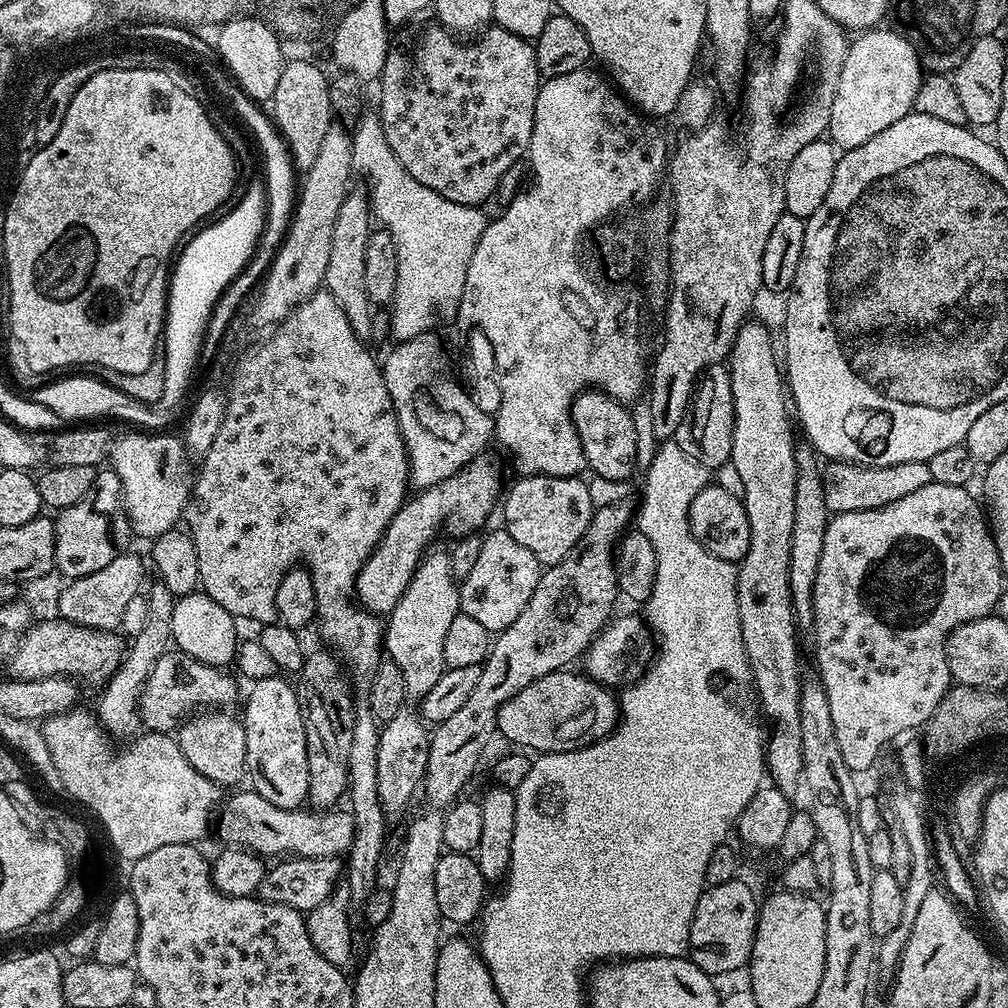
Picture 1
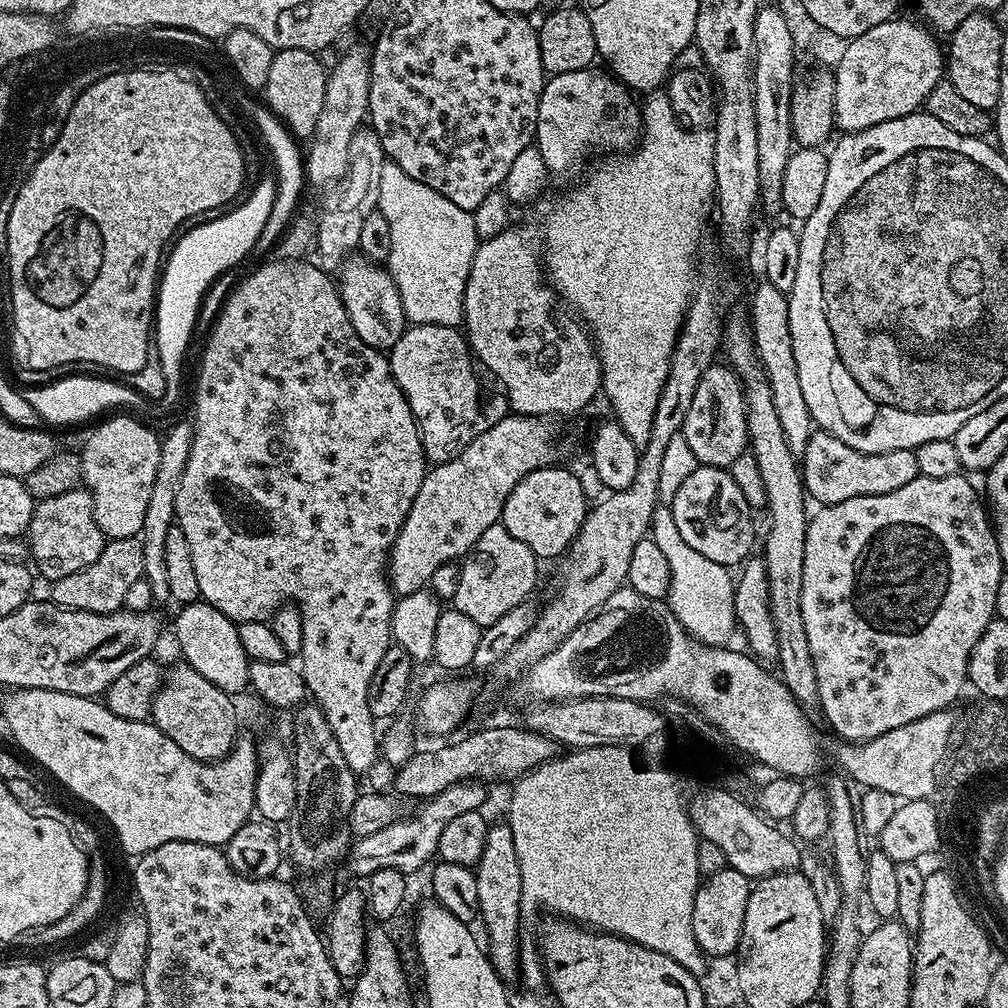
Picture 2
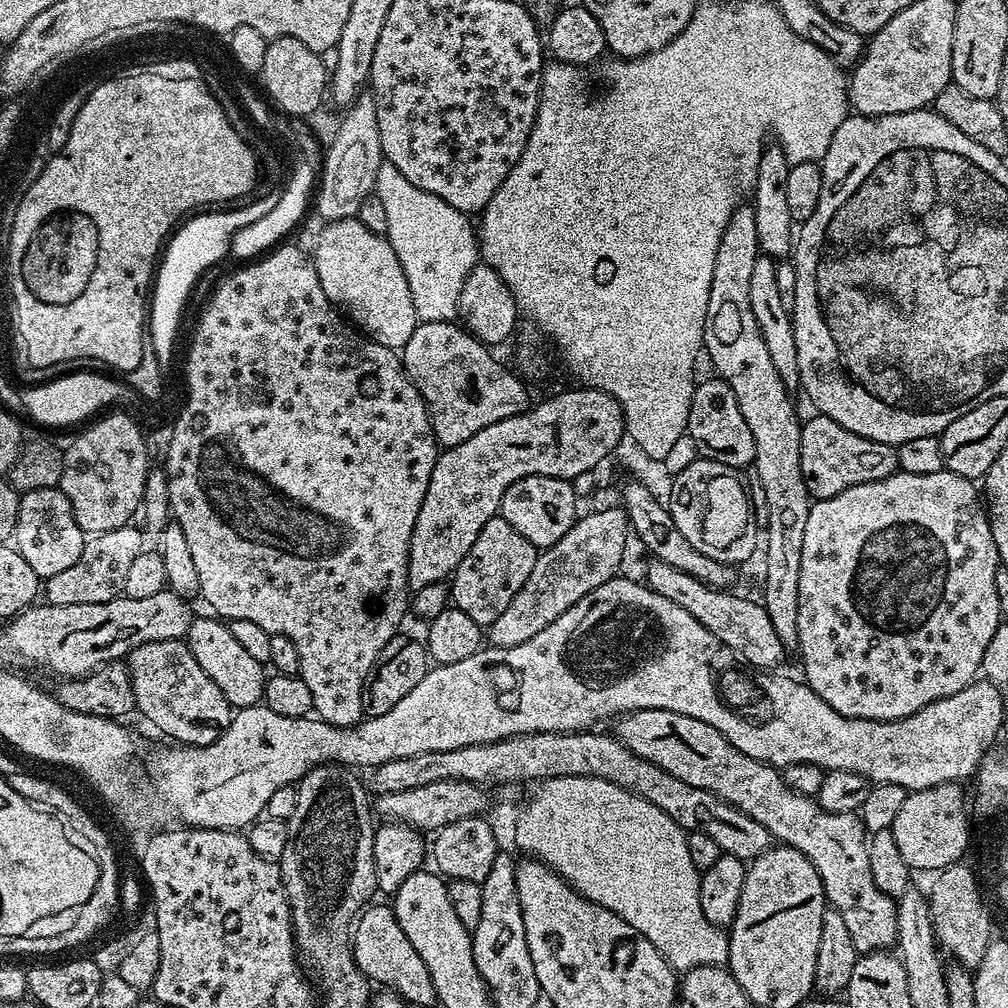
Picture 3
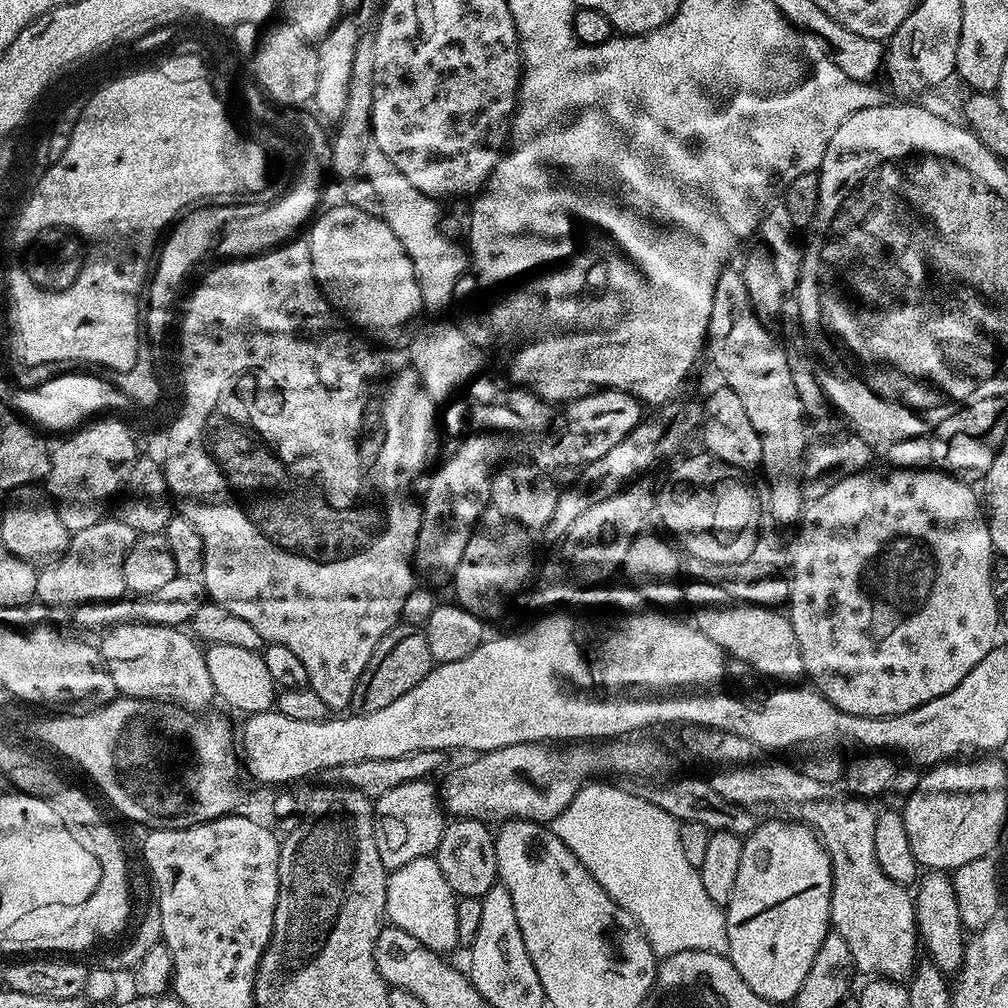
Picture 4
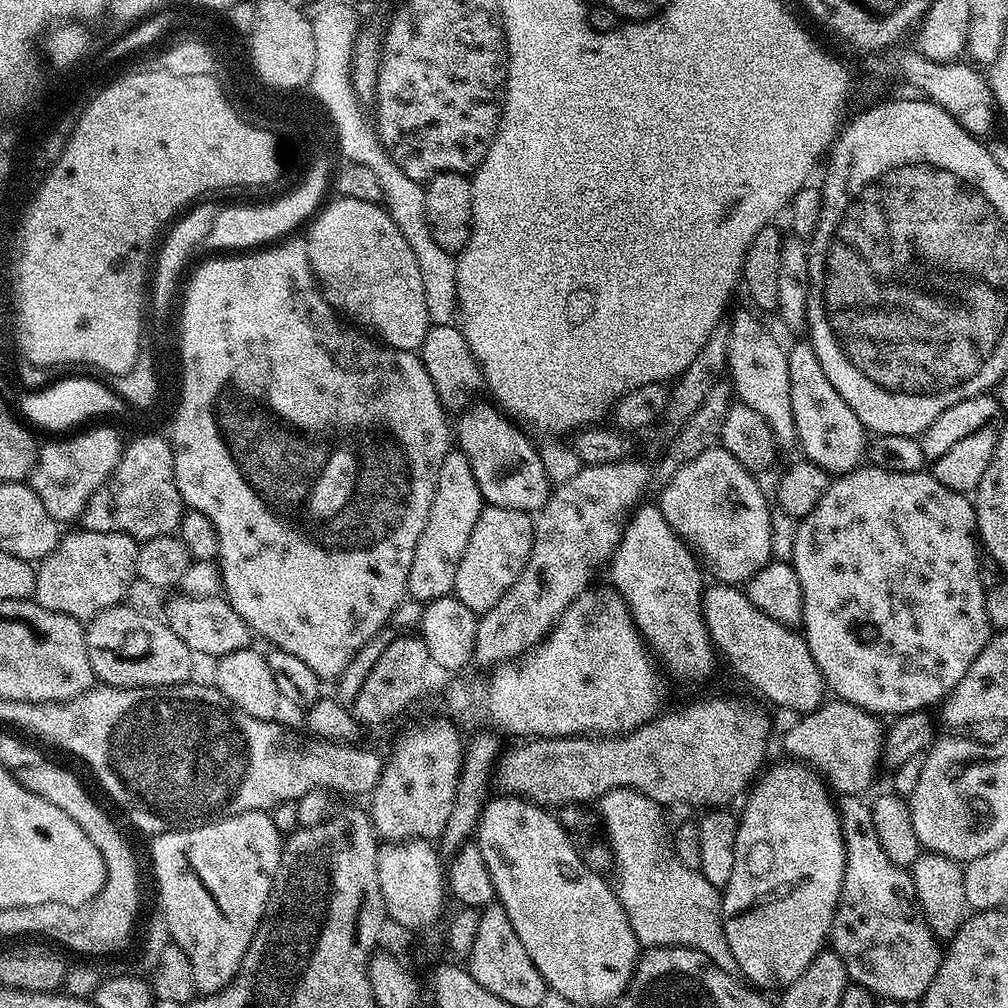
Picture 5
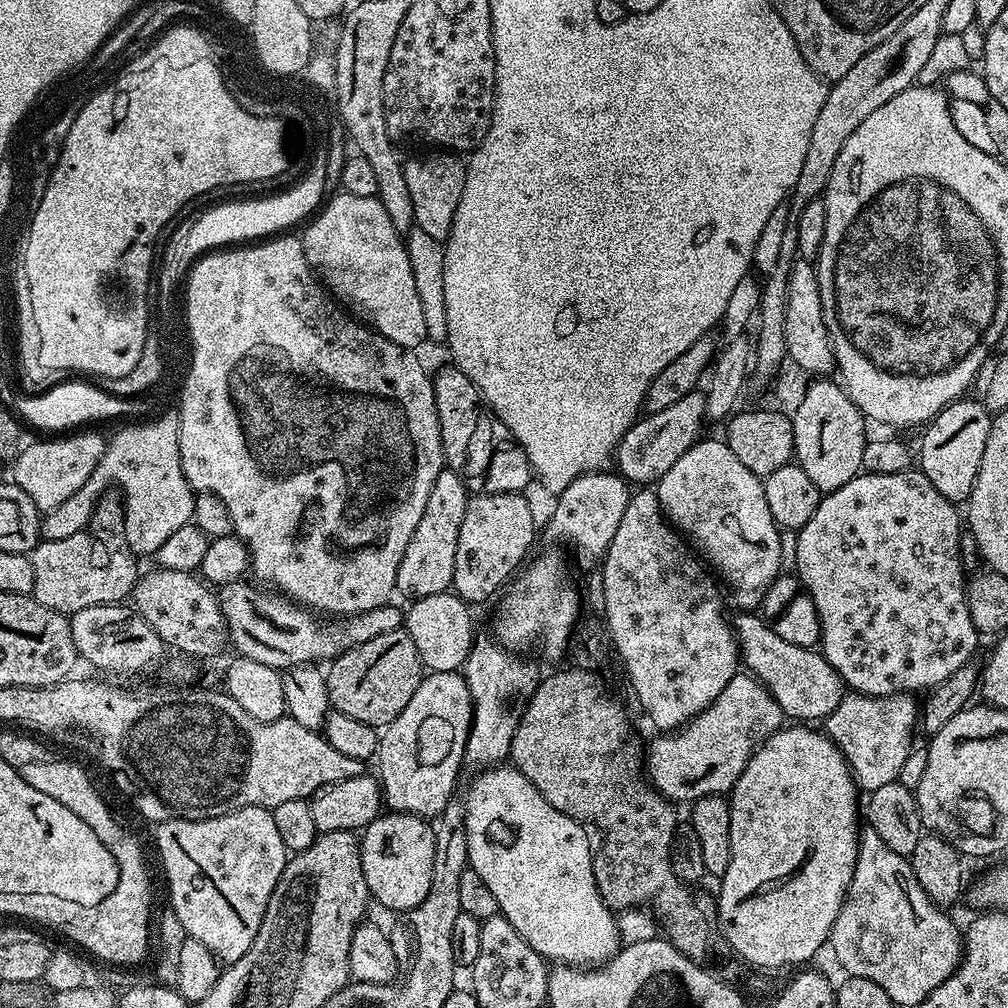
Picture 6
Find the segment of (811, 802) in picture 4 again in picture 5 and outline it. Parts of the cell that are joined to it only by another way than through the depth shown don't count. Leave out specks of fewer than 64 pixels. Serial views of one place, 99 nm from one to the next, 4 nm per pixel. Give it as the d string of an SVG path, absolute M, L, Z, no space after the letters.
M843 796L838 800L838 811L840 813L840 829L844 835L844 849L846 850L846 866L844 867L844 877L842 878L842 890L840 891L840 901L836 903L836 914L832 918L832 931L830 933L830 944L835 953L840 956L845 968L848 971L848 978L851 983L863 984L865 988L872 991L873 996L883 998L885 1001L899 1001L901 1005L907 1006L908 1003L918 1002L926 994L926 990L930 986L930 982L934 982L934 978L940 969L940 961L942 959L942 944L936 939L936 936L930 930L930 926L920 915L916 906L916 891L912 885L912 874L909 869L900 868L894 862L890 862L890 858L886 858L886 854L882 850L882 846L878 843L878 834L874 834L874 818L872 810L867 799L859 796Z

